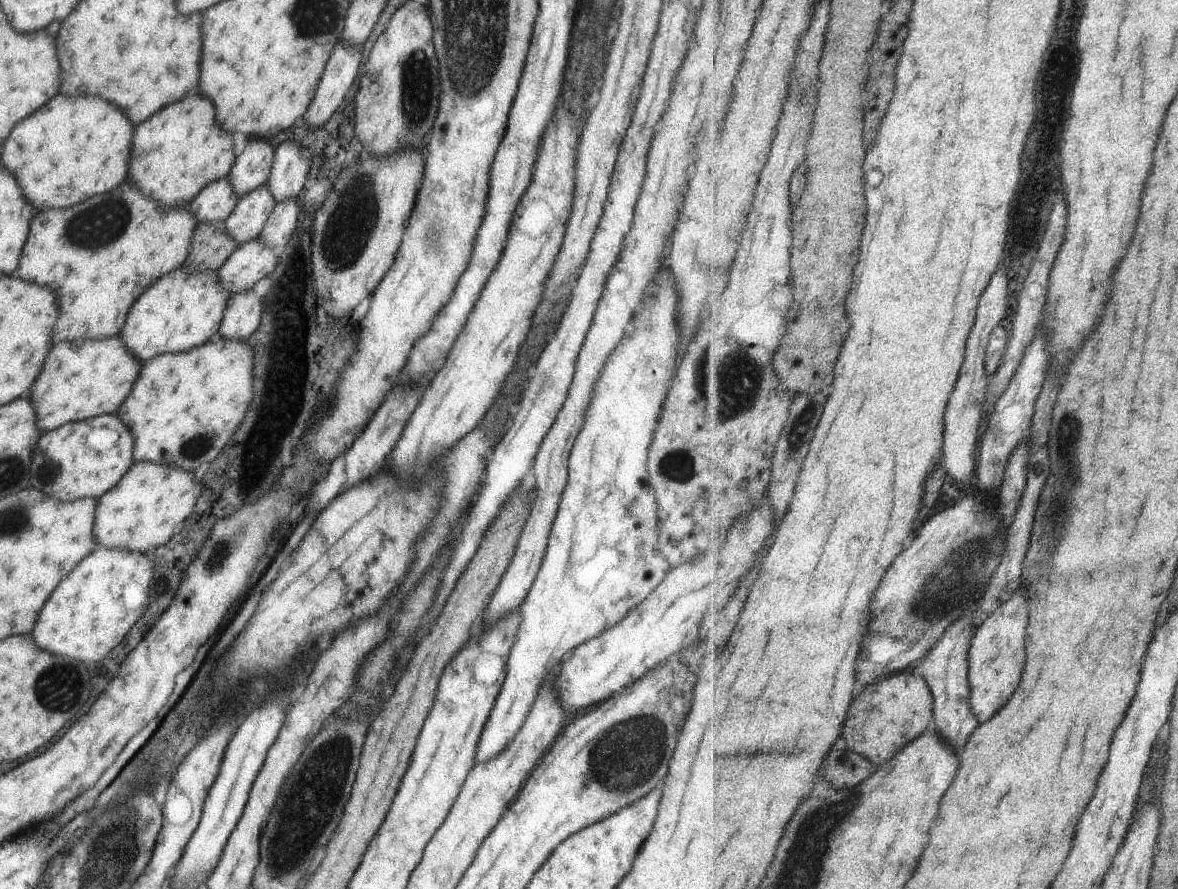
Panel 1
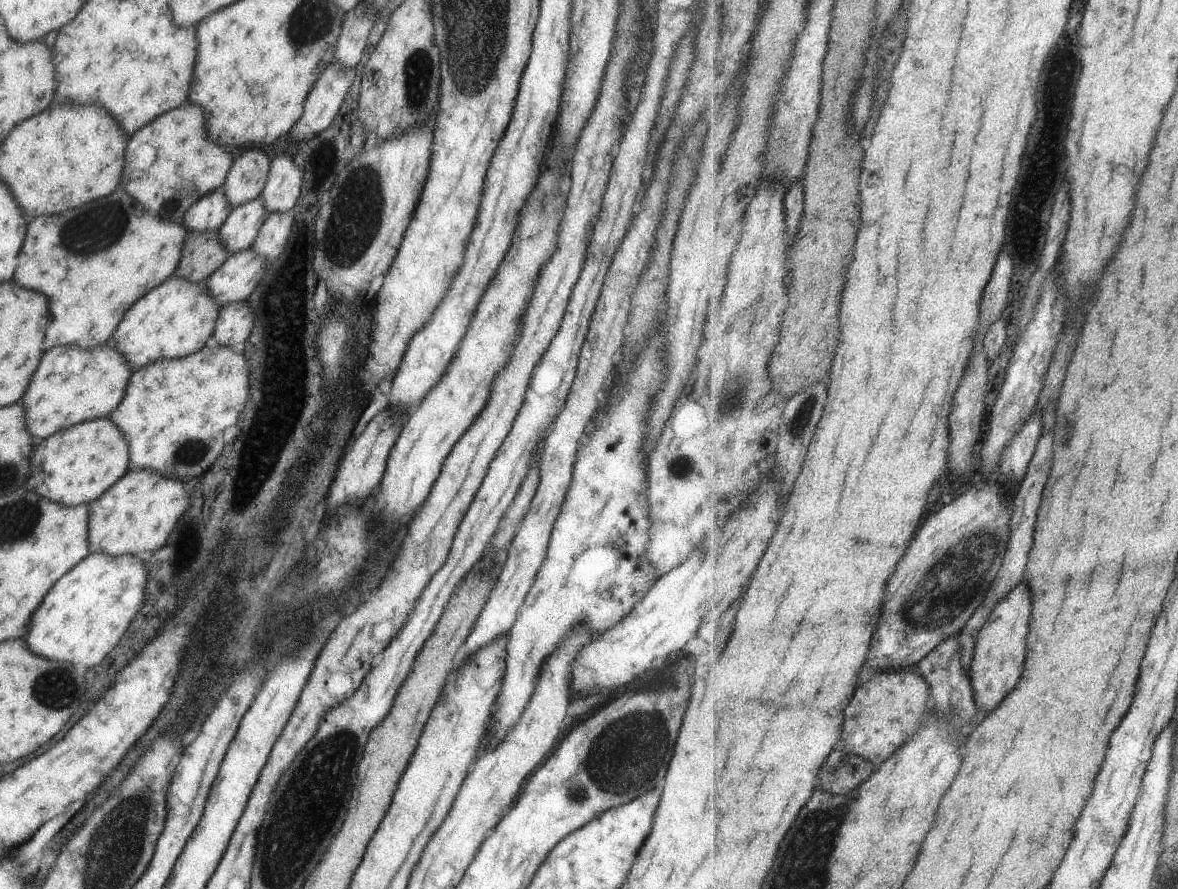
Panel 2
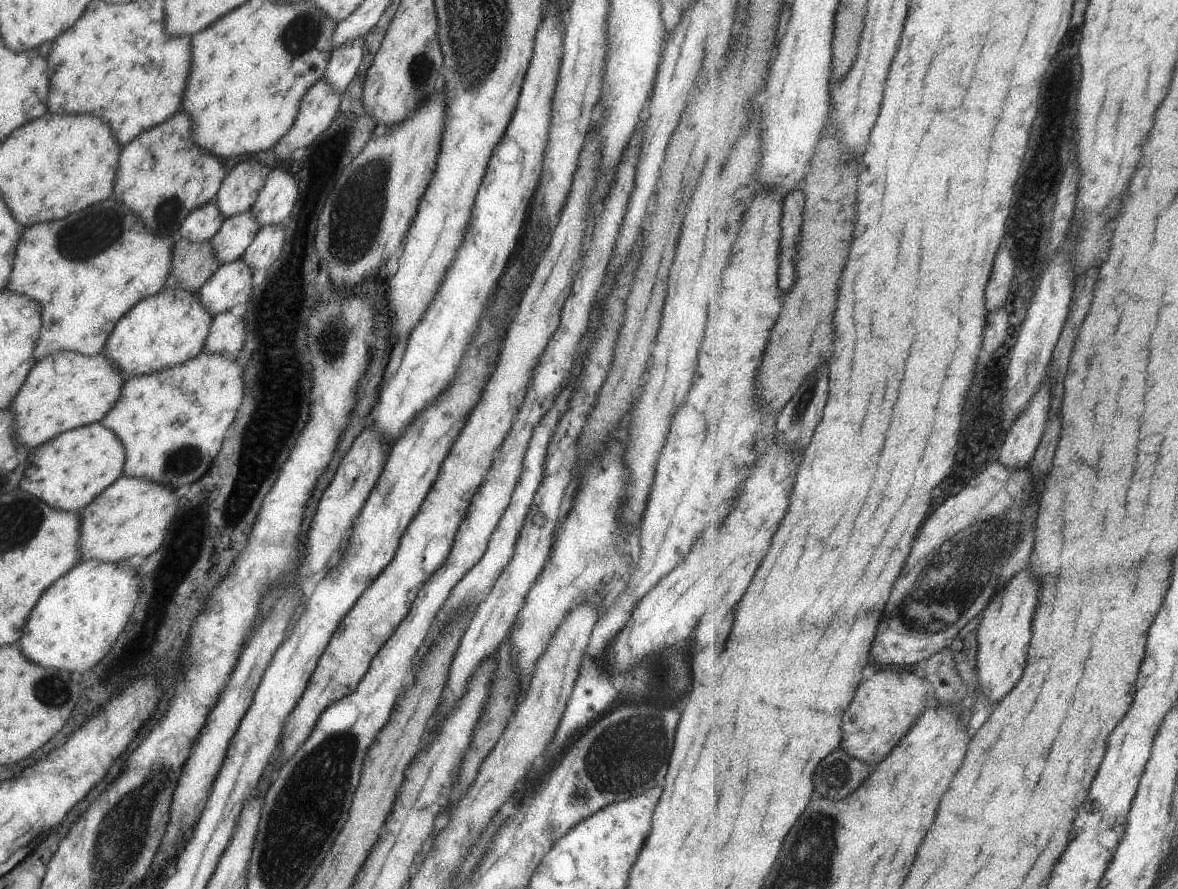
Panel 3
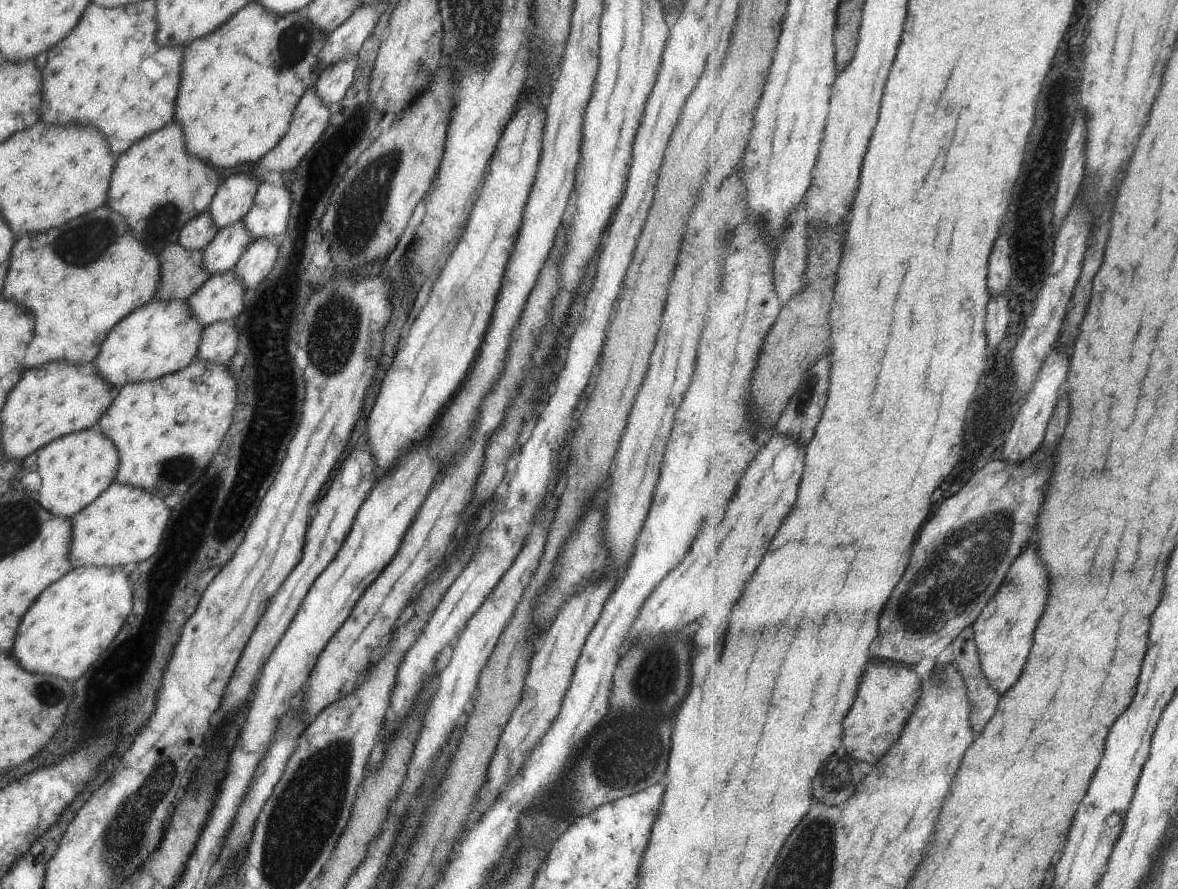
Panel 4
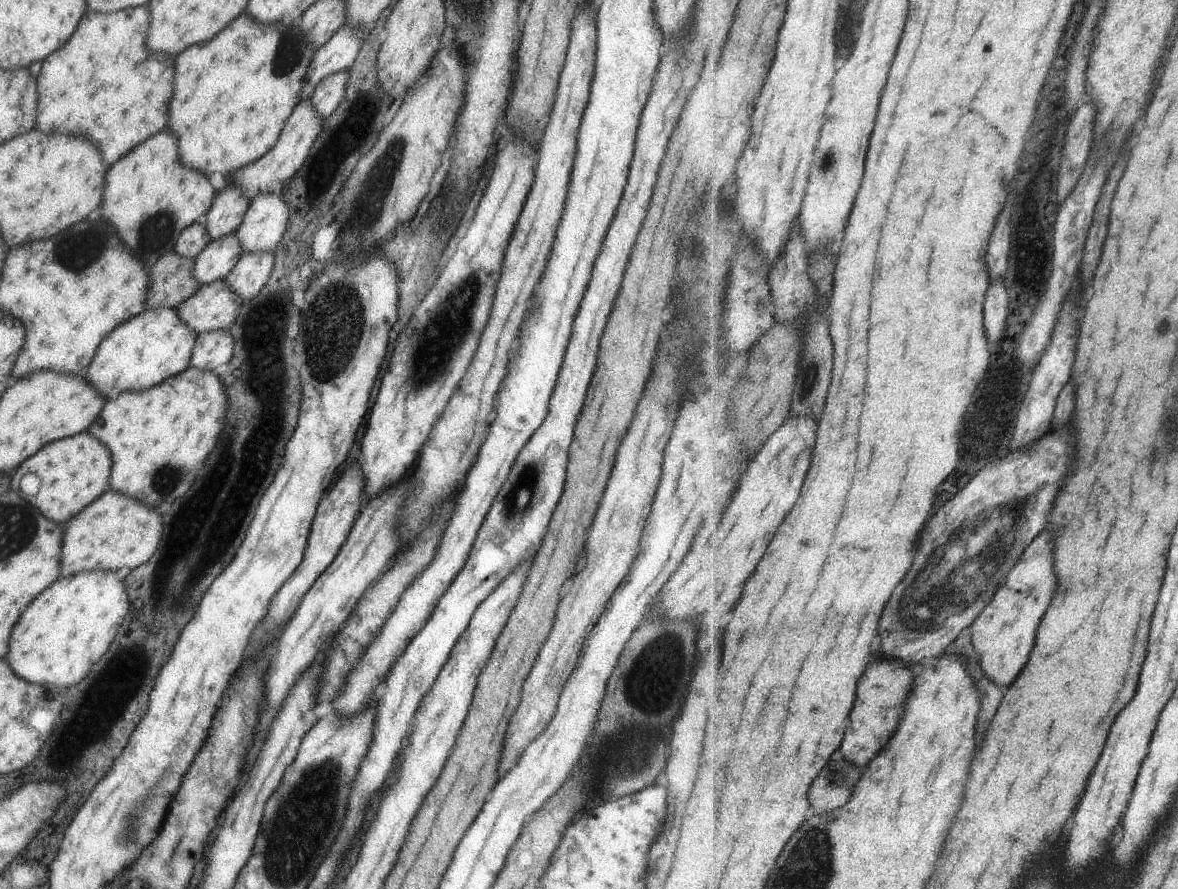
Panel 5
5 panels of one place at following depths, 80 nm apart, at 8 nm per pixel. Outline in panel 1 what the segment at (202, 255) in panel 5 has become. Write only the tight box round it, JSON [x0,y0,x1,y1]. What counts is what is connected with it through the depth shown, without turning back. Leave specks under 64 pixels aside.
[223,183,275,245]

